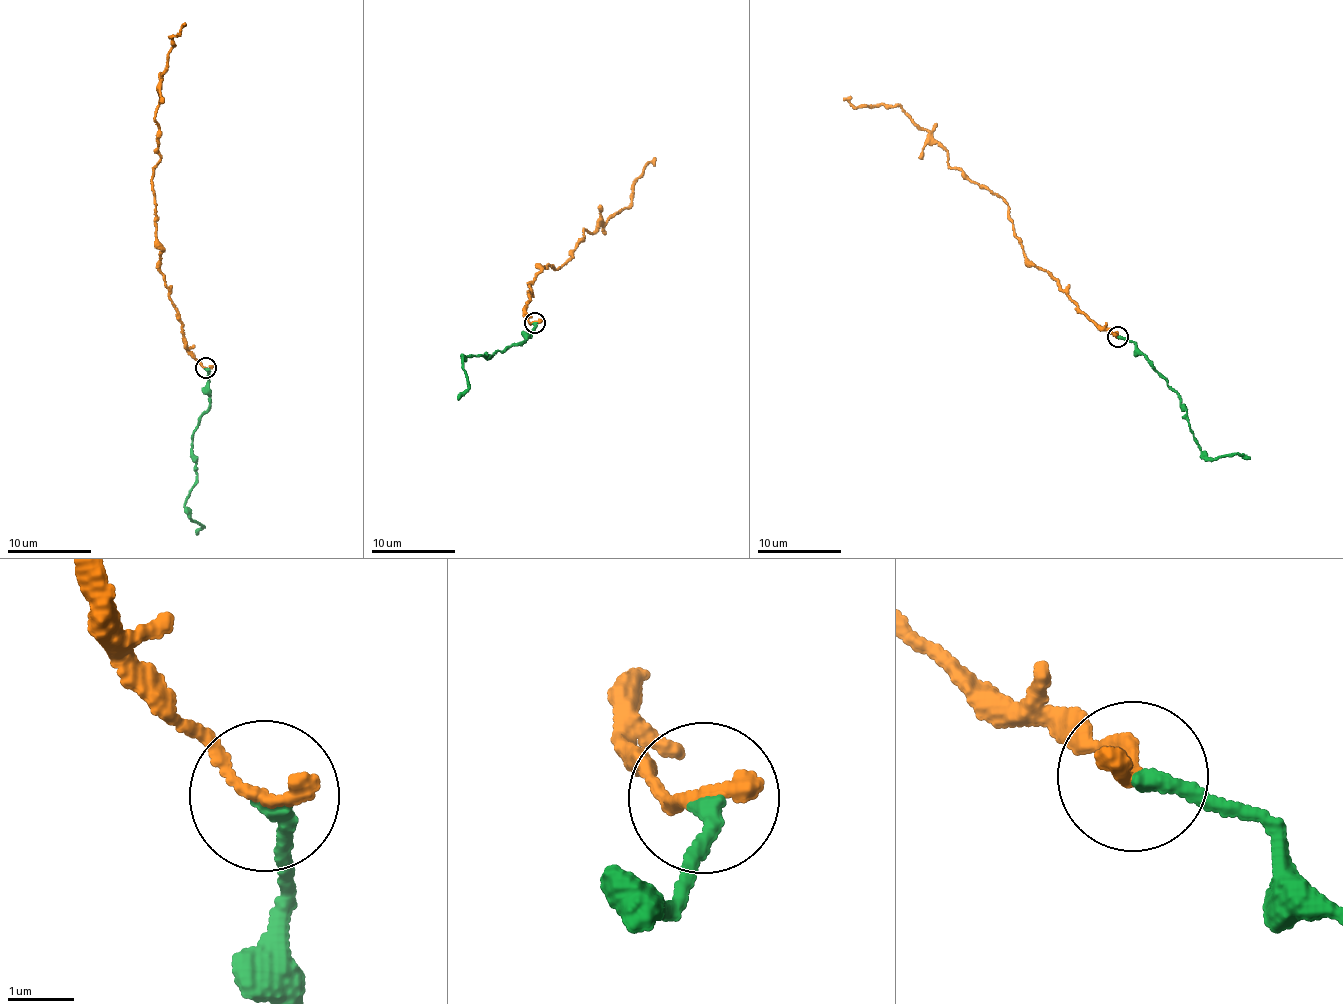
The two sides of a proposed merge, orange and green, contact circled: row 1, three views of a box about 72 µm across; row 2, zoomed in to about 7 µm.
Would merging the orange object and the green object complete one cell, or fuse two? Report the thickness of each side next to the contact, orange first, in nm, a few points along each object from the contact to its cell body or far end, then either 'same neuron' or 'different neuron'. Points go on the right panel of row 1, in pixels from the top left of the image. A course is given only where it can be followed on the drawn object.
300 nm thick on the orange side, 240 nm on the other; orange runs (1117, 337), (1026, 257), (1007, 204), (949, 165), (946, 150), (898, 105), (853, 108), (843, 98); green runs (1119, 337), (1127, 338), (1177, 393), (1201, 451), (1213, 459), (1237, 454), (1250, 458); same neuron

